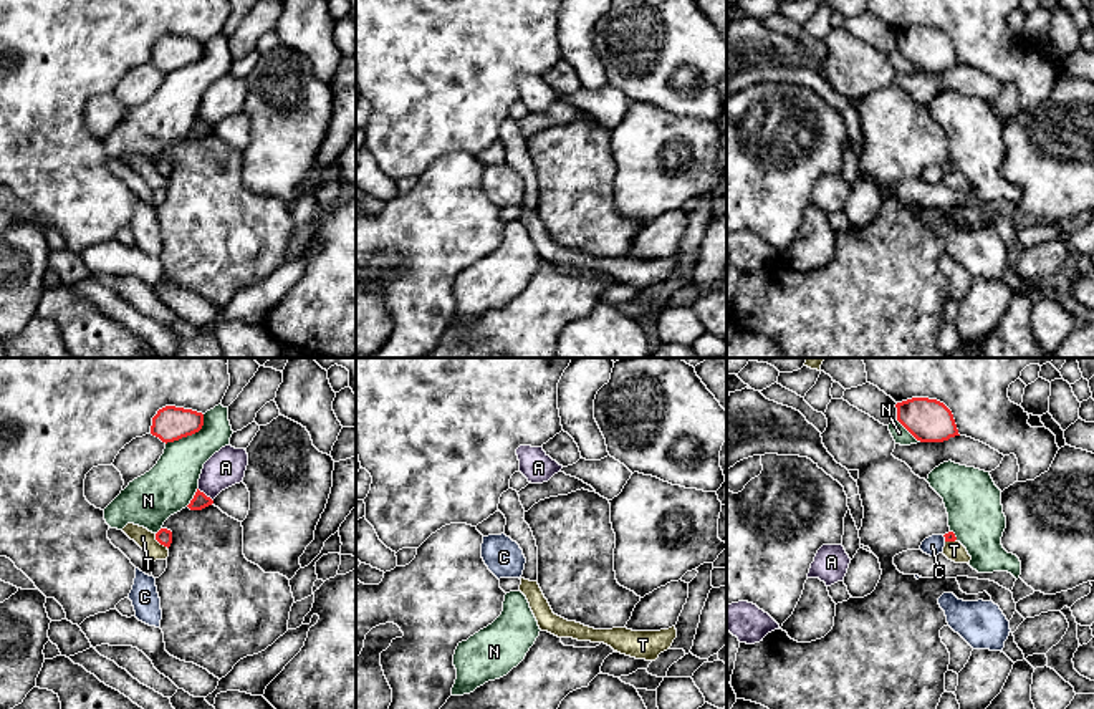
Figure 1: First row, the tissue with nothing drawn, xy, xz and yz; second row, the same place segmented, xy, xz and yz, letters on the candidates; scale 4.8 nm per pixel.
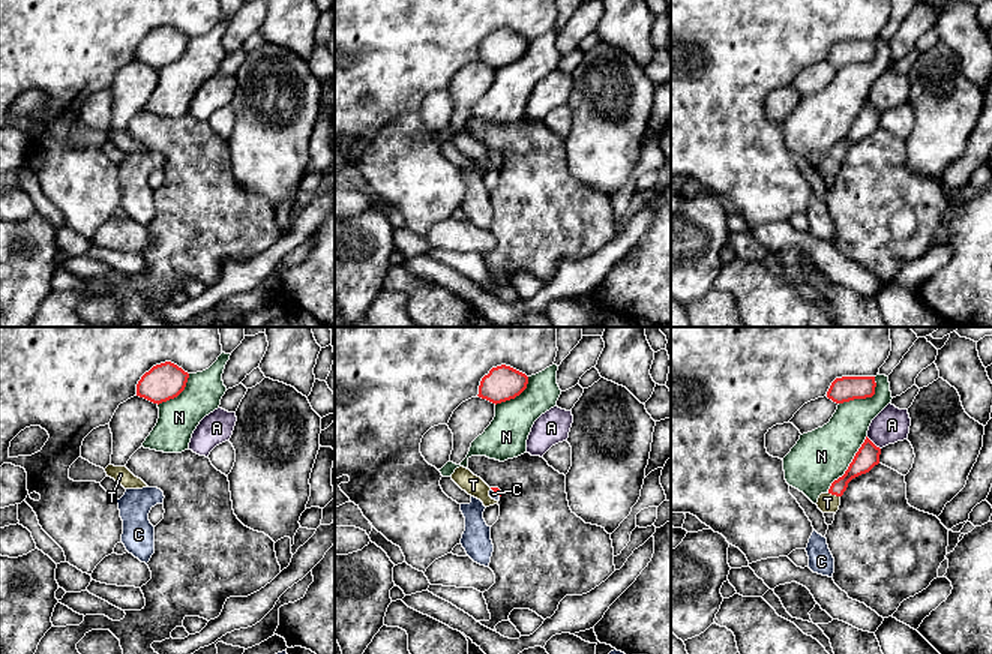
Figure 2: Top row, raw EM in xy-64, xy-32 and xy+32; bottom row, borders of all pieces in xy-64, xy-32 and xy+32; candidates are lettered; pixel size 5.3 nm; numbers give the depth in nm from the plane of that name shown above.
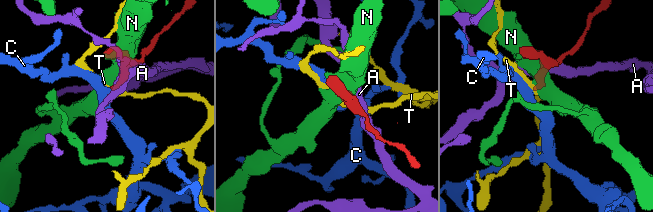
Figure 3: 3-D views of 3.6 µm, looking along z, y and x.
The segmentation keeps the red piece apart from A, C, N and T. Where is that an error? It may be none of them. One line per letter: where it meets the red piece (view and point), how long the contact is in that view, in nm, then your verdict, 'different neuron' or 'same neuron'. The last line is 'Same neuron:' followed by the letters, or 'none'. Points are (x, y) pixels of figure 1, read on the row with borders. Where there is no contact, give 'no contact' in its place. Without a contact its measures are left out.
A: contact xy (204, 494); length 100 nm; different neuron
C: contact yz (945, 539); length 40 nm; same neuron
N: contact xy (189, 434); length 240 nm; different neuron
T: contact xy (159, 542); length 100 nm; different neuron
Same neuron: C

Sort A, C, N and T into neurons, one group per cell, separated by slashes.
A / C / N / T

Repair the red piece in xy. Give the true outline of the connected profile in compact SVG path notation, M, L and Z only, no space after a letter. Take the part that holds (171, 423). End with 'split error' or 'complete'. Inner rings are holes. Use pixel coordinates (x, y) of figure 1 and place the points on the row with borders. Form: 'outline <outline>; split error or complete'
outline M166 406L152 417L151 434L167 444L199 432L202 426L202 412Z; complete

